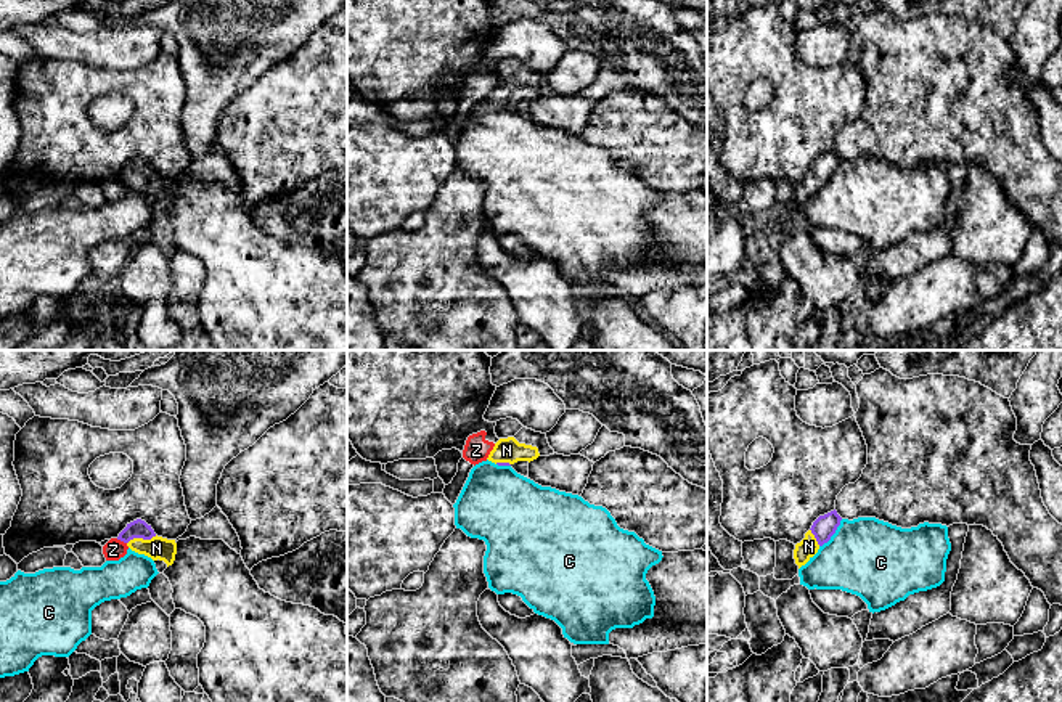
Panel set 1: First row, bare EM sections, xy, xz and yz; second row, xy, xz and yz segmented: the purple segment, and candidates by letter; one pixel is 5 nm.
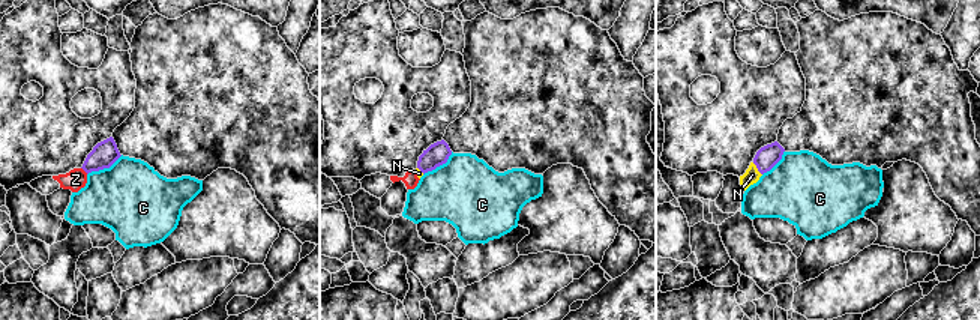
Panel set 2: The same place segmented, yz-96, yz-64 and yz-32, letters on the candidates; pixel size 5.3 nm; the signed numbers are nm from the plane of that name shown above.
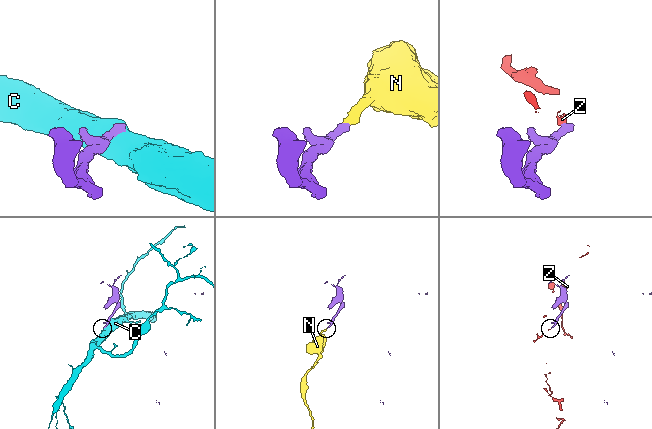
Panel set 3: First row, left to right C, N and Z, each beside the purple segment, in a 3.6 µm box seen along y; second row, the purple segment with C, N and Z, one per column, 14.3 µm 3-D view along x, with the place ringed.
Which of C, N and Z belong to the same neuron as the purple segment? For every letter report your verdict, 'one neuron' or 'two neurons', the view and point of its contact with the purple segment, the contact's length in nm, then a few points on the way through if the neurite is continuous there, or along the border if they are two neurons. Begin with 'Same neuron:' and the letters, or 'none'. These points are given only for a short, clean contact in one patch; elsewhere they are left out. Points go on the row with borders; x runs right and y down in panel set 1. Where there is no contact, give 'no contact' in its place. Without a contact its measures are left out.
Same neuron: N
C: two neurons | yz (834, 532) | 180 nm | along yz (842, 519), (836, 532), (820, 546)
N: one neuron | xy (142, 537) | 160 nm | across xy (138, 529), (142, 537), (156, 548)
Z: two neurons | xy (121, 540) | 60 nm | along xy (116, 538), (126, 543)

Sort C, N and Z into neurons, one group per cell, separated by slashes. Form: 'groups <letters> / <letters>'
groups C / N / Z

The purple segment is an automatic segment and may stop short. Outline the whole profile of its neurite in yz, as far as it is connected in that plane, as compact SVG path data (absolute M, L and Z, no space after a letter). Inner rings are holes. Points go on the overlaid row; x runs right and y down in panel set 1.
M831 511L824 516L819 516L811 529L805 533L805 538L795 545L794 559L799 569L805 565L818 549L831 540L835 533L837 527L840 525L842 517L837 511Z

